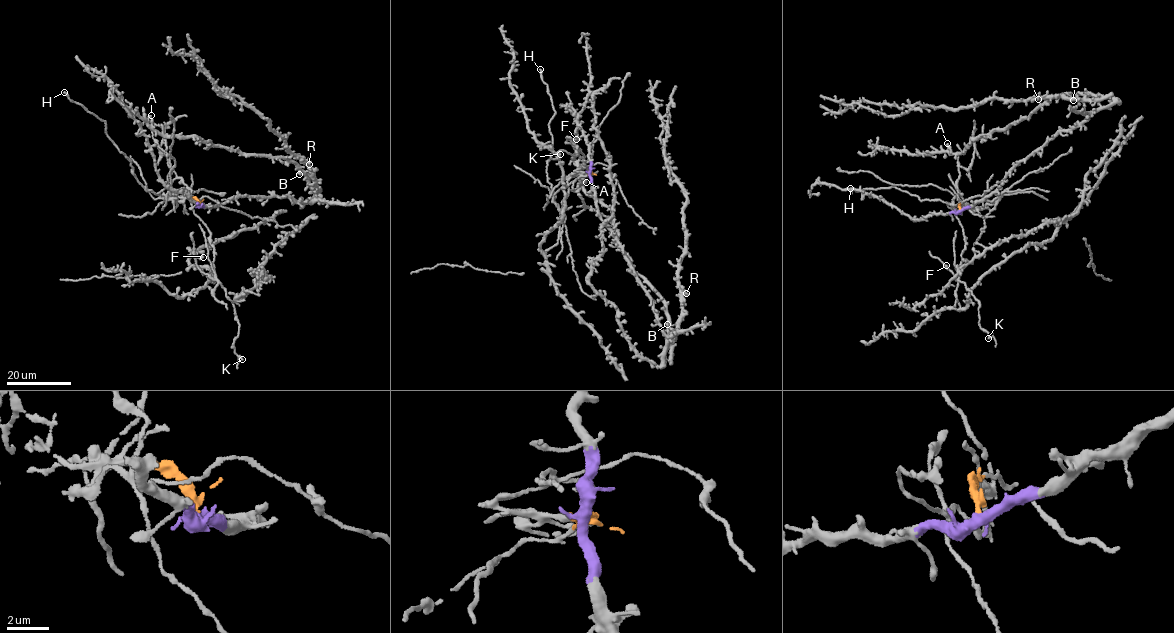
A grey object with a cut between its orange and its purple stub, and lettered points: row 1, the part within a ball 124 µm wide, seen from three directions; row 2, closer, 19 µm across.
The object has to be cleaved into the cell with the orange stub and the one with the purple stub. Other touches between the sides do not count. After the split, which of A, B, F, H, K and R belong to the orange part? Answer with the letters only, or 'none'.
F, H, K

